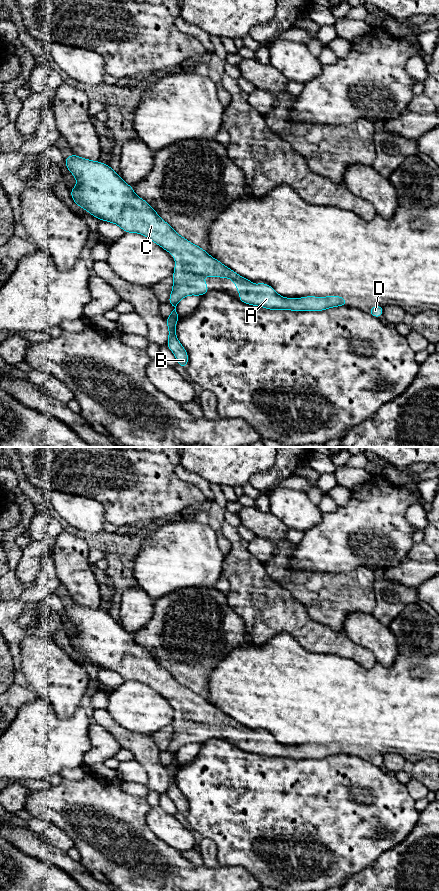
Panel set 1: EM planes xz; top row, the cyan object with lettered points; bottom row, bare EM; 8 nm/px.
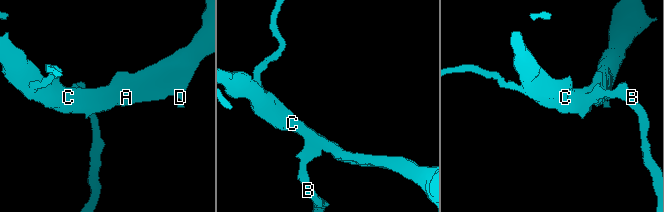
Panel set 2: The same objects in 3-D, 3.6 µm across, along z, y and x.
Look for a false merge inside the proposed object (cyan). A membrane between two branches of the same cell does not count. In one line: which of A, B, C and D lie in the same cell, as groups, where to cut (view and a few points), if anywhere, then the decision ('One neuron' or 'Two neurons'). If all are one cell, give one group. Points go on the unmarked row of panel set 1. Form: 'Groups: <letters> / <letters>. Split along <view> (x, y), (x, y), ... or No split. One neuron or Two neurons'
Groups: A B C D. No split. One neuron

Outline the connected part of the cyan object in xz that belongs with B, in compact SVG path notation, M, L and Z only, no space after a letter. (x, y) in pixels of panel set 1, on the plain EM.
M73 601L64 610L77 629L77 633L70 638L77 654L101 669L118 673L125 681L146 684L174 704L174 731L168 751L175 757L165 767L169 780L166 794L182 816L186 817L189 806L175 779L178 769L176 754L186 744L202 744L210 739L202 724L227 725L236 731L240 750L268 758L324 759L348 754L347 747L338 743L285 746L267 731L254 734L251 728L240 724L203 696L180 684L109 613Z

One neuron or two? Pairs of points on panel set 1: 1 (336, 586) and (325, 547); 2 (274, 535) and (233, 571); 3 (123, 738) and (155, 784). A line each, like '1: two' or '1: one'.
1: two
2: two
3: one

